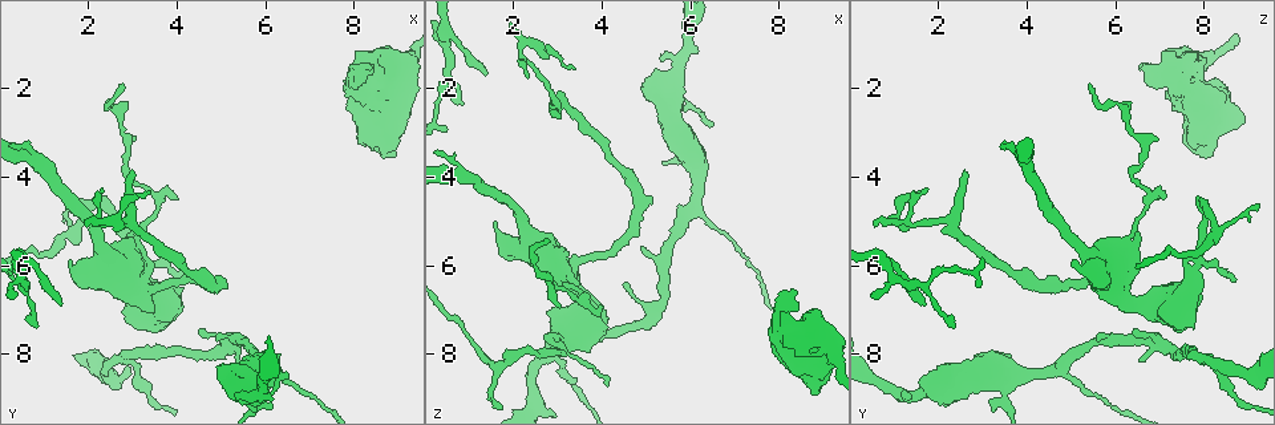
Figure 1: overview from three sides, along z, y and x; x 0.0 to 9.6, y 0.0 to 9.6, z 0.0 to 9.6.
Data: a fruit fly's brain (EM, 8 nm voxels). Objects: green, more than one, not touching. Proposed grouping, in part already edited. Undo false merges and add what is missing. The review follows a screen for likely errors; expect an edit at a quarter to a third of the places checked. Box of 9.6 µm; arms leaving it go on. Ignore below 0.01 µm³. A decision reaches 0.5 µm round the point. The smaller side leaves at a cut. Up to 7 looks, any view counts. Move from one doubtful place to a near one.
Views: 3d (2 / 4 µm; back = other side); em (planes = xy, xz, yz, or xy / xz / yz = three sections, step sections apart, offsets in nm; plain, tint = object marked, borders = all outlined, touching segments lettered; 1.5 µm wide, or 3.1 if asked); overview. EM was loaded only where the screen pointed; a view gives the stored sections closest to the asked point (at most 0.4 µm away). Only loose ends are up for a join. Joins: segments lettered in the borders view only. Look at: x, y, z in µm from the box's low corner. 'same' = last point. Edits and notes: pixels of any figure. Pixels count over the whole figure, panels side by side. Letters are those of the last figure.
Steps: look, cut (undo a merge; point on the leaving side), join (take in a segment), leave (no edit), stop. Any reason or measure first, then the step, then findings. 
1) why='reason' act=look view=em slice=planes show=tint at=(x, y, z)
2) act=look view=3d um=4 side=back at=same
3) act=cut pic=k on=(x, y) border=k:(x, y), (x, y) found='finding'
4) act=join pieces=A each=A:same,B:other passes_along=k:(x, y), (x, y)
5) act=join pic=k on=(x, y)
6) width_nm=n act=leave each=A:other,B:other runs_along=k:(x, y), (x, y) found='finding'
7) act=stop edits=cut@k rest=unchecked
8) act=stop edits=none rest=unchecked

why='long arm stops here' act=look view=em slice=xy step=8 show=tint at=(2.75, 1.95, 5.45)

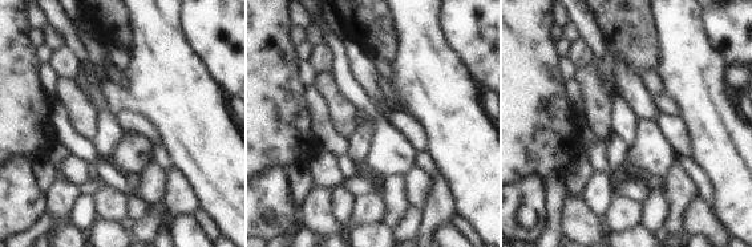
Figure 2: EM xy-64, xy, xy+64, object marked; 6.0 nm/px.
act=look view=em slice=planes show=borders at=same

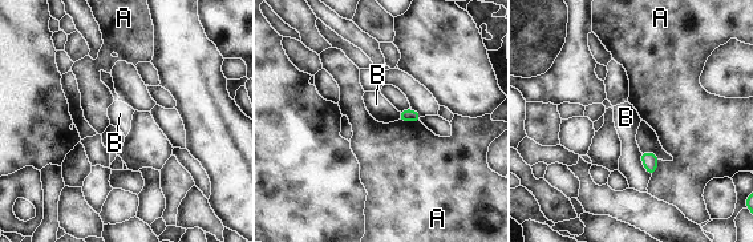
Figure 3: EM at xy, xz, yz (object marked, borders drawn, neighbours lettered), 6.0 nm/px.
act=leave each=A:other,B:other border=3:(397, 120), (420, 122) found='none of them fits'

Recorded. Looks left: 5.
why='thin end' act=look view=3d um=4 at=(4.20, 6.35, 8.75)

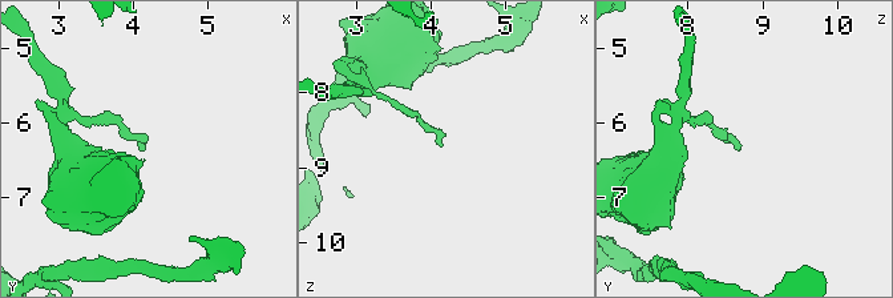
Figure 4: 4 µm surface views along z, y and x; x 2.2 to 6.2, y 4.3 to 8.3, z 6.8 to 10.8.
why='now the EM' act=look view=em slice=planes show=borders at=(4.10, 6.35, 8.75)

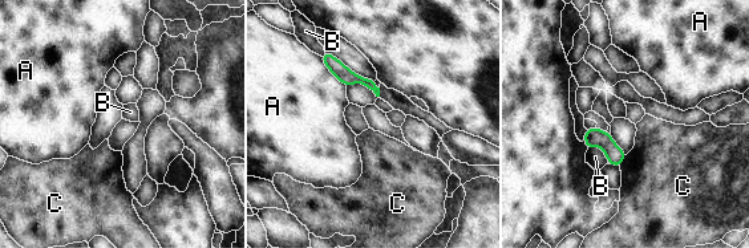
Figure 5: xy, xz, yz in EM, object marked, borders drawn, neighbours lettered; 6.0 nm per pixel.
act=leave each=A:other,B:other,C:other border=5:(627, 154), (619, 166) found='no lettered segment goes on from it'

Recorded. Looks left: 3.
why='abrupt turn' act=look view=em slice=planes show=borders at=(2.30, 5.05, 1.00)

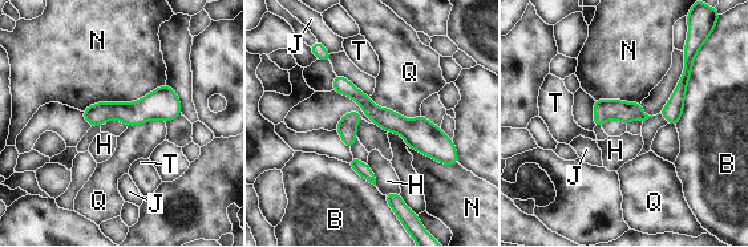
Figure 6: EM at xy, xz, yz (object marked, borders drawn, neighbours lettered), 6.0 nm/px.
act=leave each=B:other,H:other,J:other,N:other,Q:other,T:other border=6:(368, 96), (407, 118), (420, 113) found='one neuron here'

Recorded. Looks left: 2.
act=stop edits=none rest=unchecked

